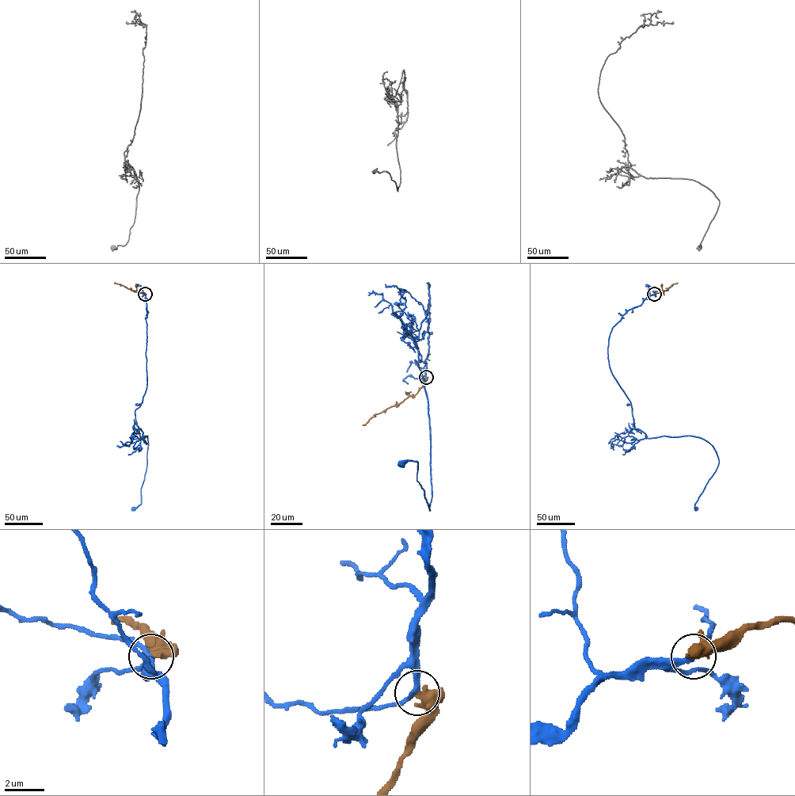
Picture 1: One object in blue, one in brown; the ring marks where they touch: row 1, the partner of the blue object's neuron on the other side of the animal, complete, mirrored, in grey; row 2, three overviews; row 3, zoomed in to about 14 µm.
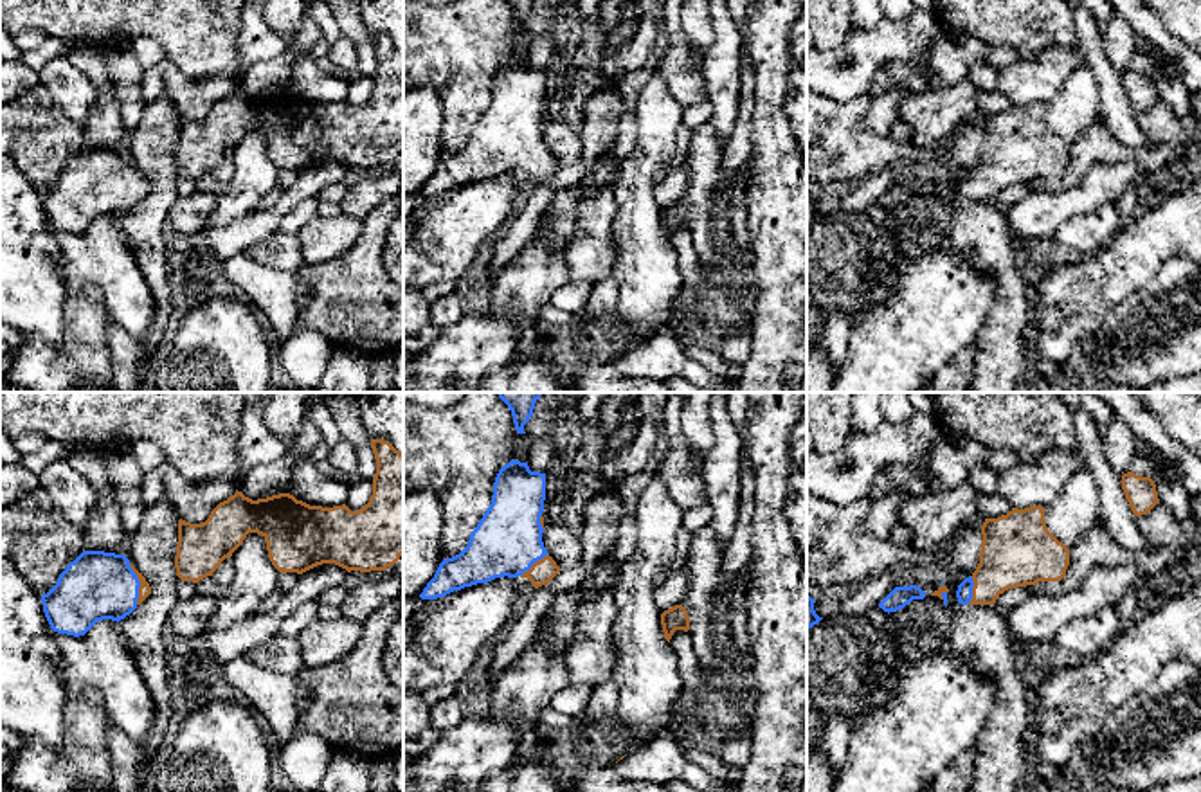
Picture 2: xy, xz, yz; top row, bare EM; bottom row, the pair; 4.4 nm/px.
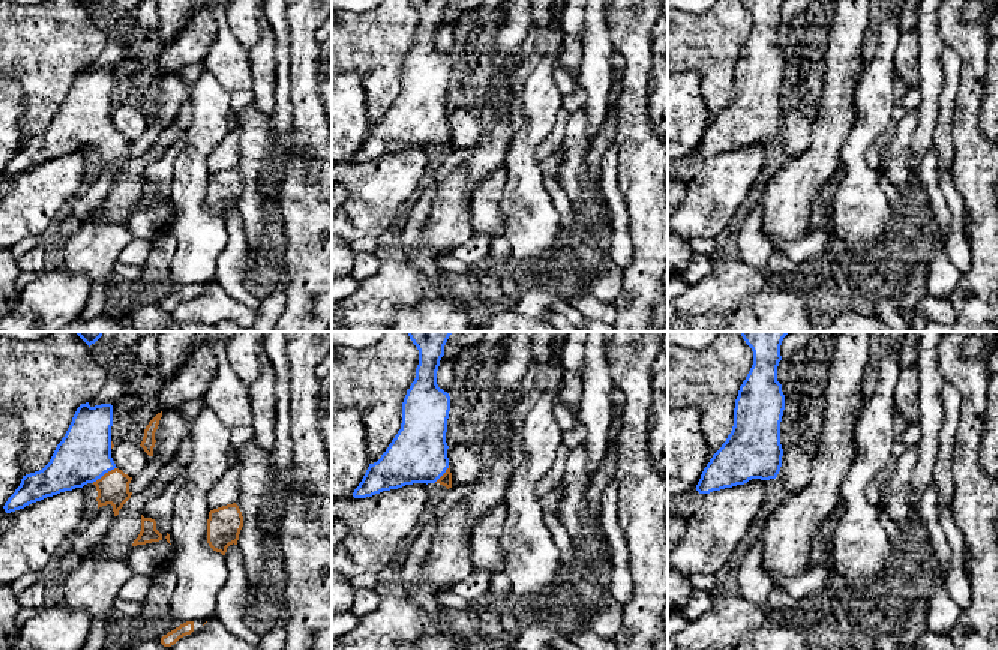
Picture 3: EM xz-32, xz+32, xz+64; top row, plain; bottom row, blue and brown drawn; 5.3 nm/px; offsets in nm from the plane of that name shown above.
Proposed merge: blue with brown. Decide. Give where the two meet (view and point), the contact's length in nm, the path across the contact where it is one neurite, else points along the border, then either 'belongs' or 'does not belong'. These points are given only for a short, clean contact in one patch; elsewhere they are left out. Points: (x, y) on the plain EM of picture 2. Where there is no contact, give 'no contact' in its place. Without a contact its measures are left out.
meets blue in xy at (139, 180); contact 190 nm long; belongs

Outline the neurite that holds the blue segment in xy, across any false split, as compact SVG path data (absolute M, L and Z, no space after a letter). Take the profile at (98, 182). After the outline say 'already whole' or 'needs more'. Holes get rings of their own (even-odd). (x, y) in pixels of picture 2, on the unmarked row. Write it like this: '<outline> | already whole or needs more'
M83 148L41 193L50 225L85 232L97 218L121 218L148 193L151 184L124 151Z | needs more

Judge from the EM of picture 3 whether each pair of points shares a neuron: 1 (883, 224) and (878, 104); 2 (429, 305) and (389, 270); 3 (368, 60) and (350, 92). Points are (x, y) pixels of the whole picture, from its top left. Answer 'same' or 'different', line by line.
1: same
2: different
3: different

